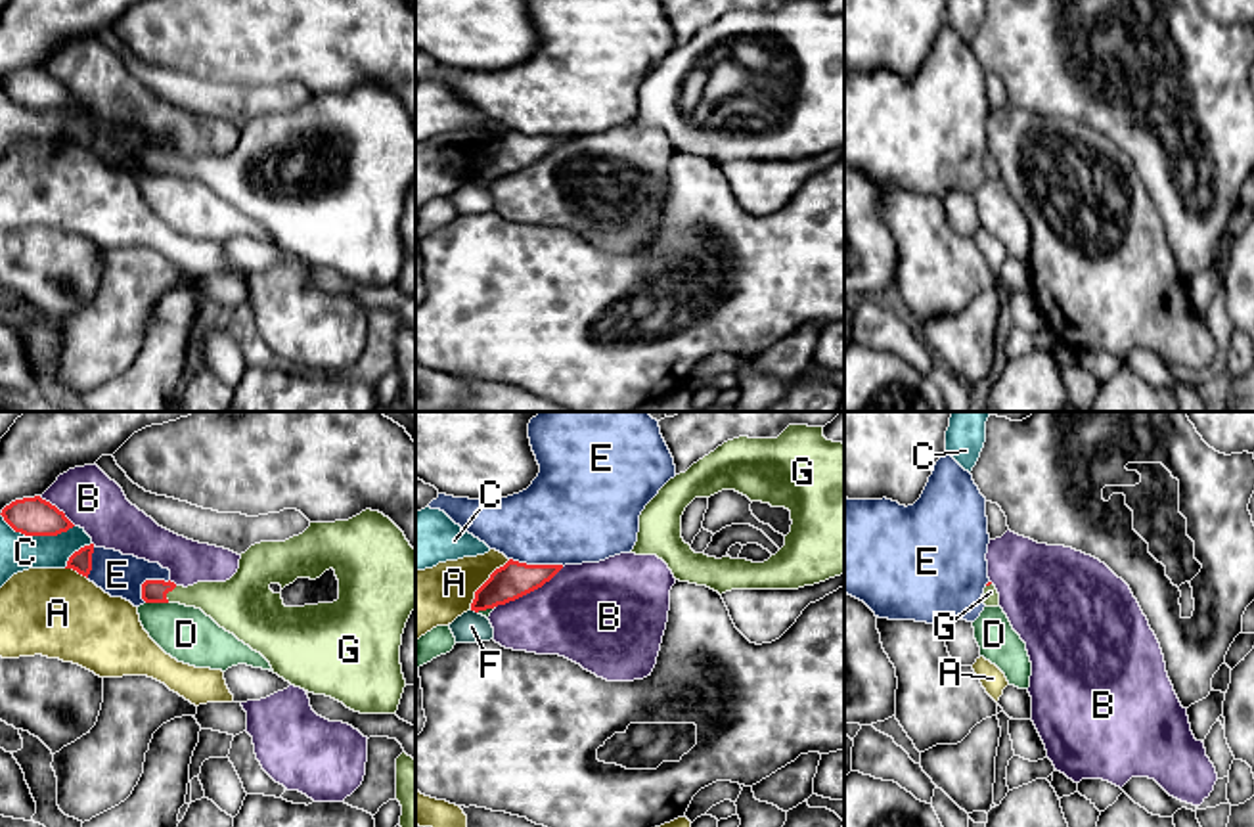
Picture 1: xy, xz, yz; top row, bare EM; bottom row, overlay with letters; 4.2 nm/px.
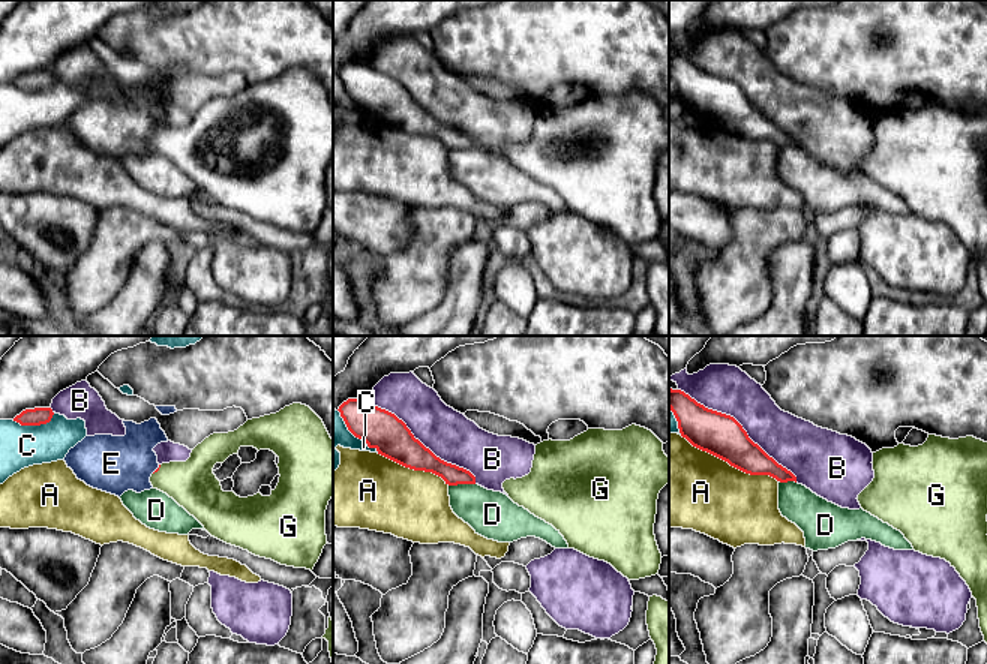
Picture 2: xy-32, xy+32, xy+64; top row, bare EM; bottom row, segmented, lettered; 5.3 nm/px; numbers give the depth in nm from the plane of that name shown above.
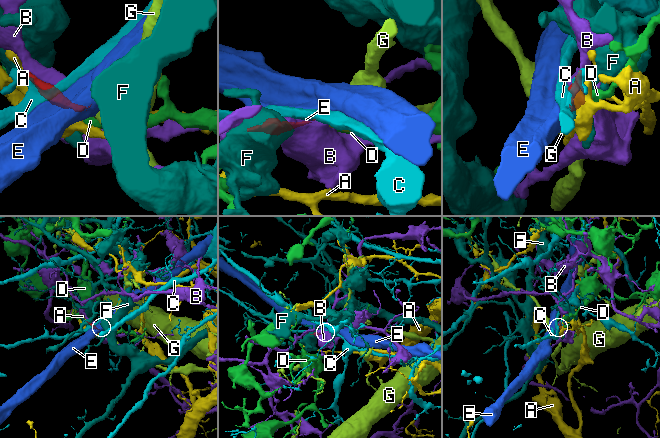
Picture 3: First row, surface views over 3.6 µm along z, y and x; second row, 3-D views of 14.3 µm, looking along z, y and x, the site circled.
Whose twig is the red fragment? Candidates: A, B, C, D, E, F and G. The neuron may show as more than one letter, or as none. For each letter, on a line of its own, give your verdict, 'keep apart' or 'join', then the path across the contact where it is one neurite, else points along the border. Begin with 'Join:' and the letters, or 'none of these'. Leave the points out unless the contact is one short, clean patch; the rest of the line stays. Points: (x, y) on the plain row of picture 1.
Join: G
A: keep apart
B: keep apart
C: keep apart
D: keep apart
E: keep apart
F: keep apart | along xz (471, 180), (477, 184)
G: join | across xy (152, 161), (167, 163), (209, 167), (224, 173)

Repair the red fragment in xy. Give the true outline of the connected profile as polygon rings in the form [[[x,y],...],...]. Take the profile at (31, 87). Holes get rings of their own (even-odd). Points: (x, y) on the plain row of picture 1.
[[[40,67],[15,71],[0,86],[25,107],[57,107],[75,98],[63,82]]]

